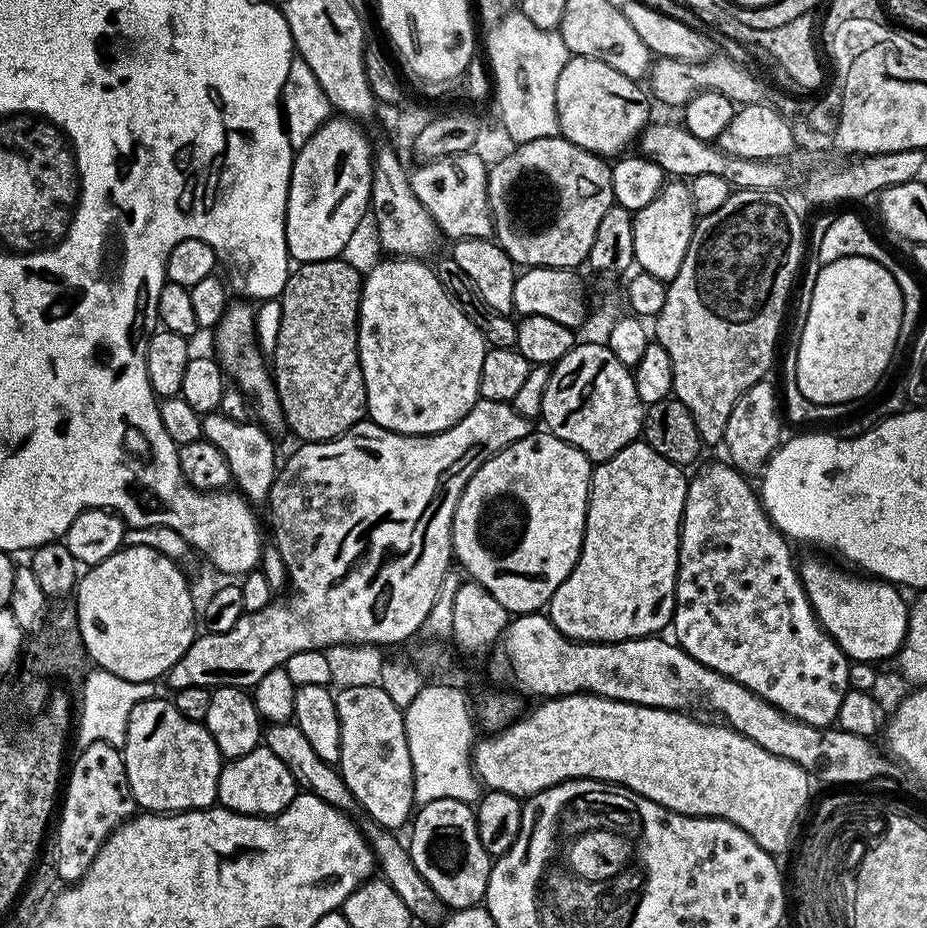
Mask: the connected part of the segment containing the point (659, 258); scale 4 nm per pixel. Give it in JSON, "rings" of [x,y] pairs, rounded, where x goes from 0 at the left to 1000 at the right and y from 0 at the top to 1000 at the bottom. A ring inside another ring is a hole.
{"rings":[[[717,197],[706,218],[701,218],[701,222],[693,222],[693,226],[685,228],[682,234],[685,283],[689,292],[706,295],[706,300],[717,304],[726,302],[731,291],[736,291],[736,278],[740,278],[740,269],[744,265],[752,236],[742,198]]]}

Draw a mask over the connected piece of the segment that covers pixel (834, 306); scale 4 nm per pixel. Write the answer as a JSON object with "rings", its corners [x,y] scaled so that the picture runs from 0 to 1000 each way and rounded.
{"rings":[[[914,276],[904,278],[904,282],[895,282],[883,290],[880,303],[876,306],[876,320],[872,323],[872,337],[866,337],[867,350],[864,353],[864,364],[861,369],[860,386],[860,418],[865,427],[878,435],[914,435],[918,436],[919,431],[928,431],[931,427],[940,428],[941,421],[945,418],[945,413],[954,405],[954,400],[962,392],[962,383],[969,379],[967,370],[969,369],[970,353],[973,351],[973,338],[975,337],[975,324],[977,315],[971,311],[971,302],[956,287],[947,287],[947,282],[940,280],[937,276]]]}

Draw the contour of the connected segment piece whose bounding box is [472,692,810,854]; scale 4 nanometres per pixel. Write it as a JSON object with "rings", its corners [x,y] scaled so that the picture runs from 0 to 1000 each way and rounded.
{"rings":[[[620,746],[617,750],[598,750],[587,752],[581,755],[579,763],[574,763],[564,768],[560,774],[551,777],[547,782],[532,788],[523,797],[515,796],[509,808],[509,831],[513,833],[513,839],[529,853],[545,853],[554,856],[562,860],[569,860],[589,851],[599,845],[605,845],[612,841],[648,841],[655,845],[668,845],[670,849],[679,849],[681,853],[686,853],[695,858],[701,864],[712,866],[715,871],[721,871],[725,875],[735,875],[737,879],[766,879],[769,884],[782,884],[809,899],[822,916],[834,920],[843,920],[850,914],[850,908],[854,905],[854,891],[859,888],[859,883],[863,879],[863,874],[872,866],[872,844],[874,837],[865,825],[852,821],[848,817],[839,817],[839,813],[831,813],[831,808],[822,808],[818,800],[809,800],[800,791],[796,791],[792,786],[782,782],[780,779],[758,780],[755,776],[750,776],[750,770],[736,767],[724,767],[717,763],[698,763],[687,759],[676,759],[667,756],[658,752],[648,750],[635,750],[632,746]]]}

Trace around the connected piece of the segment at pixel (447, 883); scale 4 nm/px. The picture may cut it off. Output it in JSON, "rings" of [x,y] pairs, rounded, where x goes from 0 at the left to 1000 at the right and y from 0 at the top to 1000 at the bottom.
{"rings":[[[472,860],[472,864],[460,864],[448,872],[442,884],[444,906],[439,906],[451,942],[472,963],[476,975],[484,980],[511,978],[521,971],[524,955],[529,950],[532,923],[524,920],[520,903],[516,903],[516,890],[510,867],[494,864],[490,860]]]}

